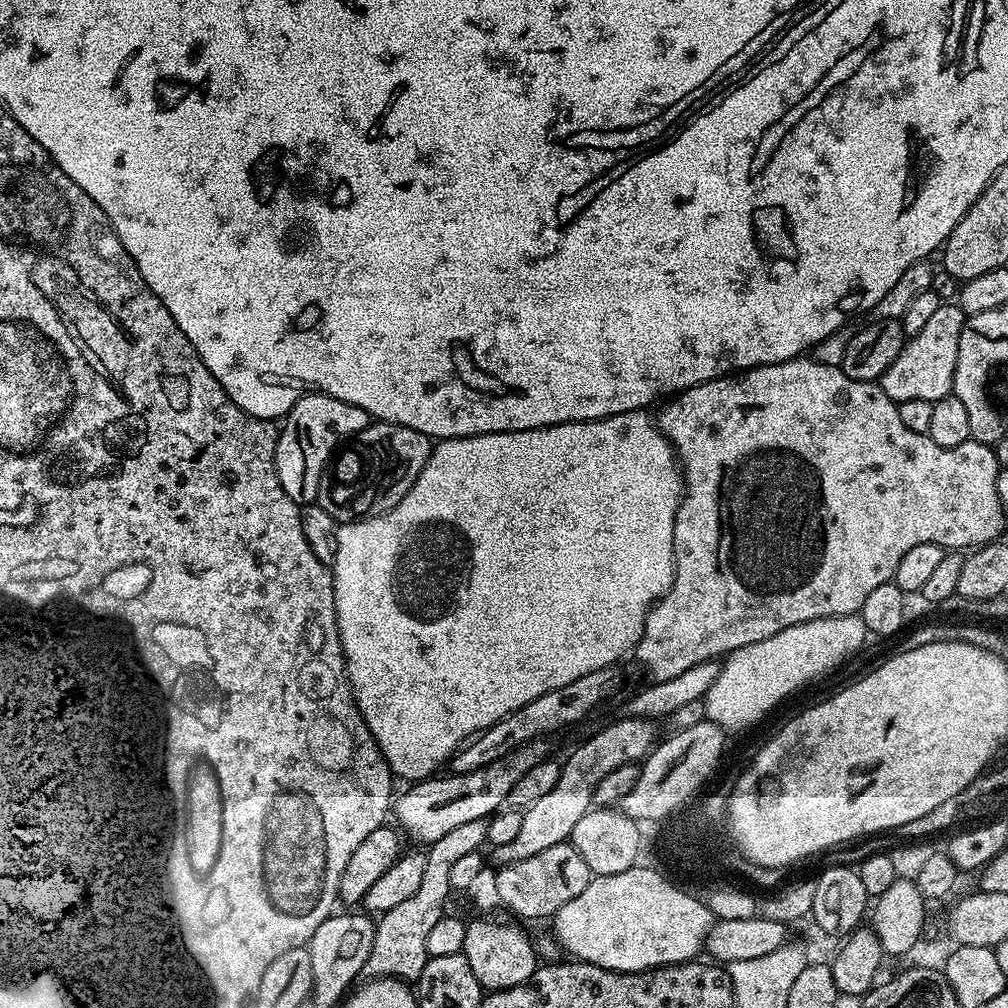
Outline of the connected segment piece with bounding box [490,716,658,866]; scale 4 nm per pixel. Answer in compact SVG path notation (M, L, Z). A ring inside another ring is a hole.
M625 716L616 718L616 721L605 723L602 730L591 733L572 753L565 759L560 766L560 777L554 790L550 790L550 794L538 798L538 802L534 802L532 808L523 809L524 817L522 818L522 827L518 830L518 835L510 842L506 842L506 846L501 848L492 848L490 854L497 861L497 865L503 866L513 864L514 862L522 862L522 858L531 858L534 854L542 854L542 850L550 850L550 846L558 846L565 843L571 837L574 826L578 826L578 818L582 818L593 807L592 799L594 798L594 786L598 786L598 782L602 782L602 778L606 778L606 774L610 774L610 770L616 770L618 766L626 766L627 764L635 764L643 761L654 745L657 743L656 727L653 721L640 719L638 717Z

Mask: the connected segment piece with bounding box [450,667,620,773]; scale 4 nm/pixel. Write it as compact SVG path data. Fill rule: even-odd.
M611 667L591 671L590 674L582 675L581 678L570 682L569 685L547 691L546 694L542 694L533 702L528 702L526 706L522 706L510 715L504 716L494 726L487 728L486 731L461 744L452 753L451 771L453 773L469 772L470 770L478 770L482 766L490 766L490 762L502 758L510 750L514 750L528 740L548 736L550 735L548 733L560 730L564 726L570 726L580 720L581 722L585 721L589 717L590 713L588 712L594 709L619 682L619 674Z

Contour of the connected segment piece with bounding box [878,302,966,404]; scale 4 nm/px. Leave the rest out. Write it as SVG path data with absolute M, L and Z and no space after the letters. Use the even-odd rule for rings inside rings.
M942 302L938 310L918 330L916 336L907 337L904 348L890 362L886 374L879 378L882 391L897 404L910 402L910 398L923 400L941 400L942 397L952 392L954 382L954 366L958 366L958 338L962 338L962 326L966 317L959 303Z

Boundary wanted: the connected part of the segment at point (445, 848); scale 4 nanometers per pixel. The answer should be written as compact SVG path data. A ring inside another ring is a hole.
M488 820L462 822L454 826L454 830L446 830L442 838L427 845L424 857L426 870L422 873L422 883L414 898L406 898L399 906L379 913L375 921L374 942L370 946L370 958L366 958L366 966L362 966L360 976L365 981L370 980L403 980L405 982L419 981L426 962L430 959L426 950L426 938L430 930L438 922L438 918L446 915L444 906L448 895L453 891L450 886L450 869L458 858L465 854L474 854L485 847L488 839Z

